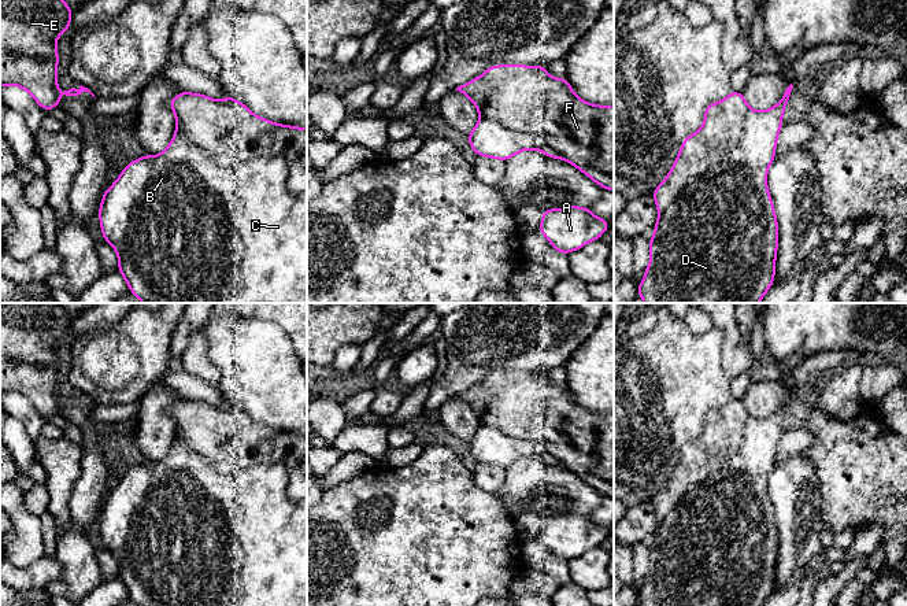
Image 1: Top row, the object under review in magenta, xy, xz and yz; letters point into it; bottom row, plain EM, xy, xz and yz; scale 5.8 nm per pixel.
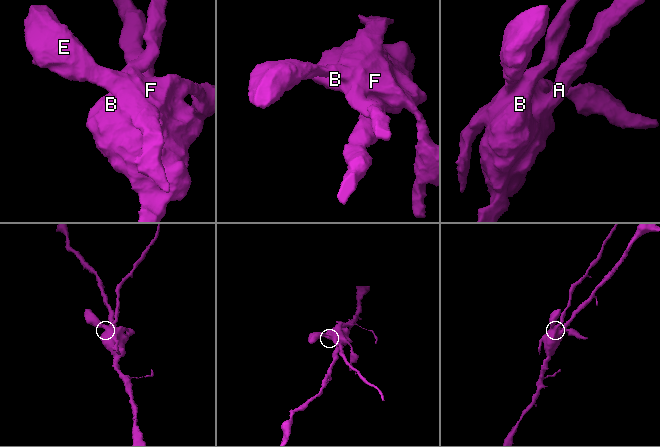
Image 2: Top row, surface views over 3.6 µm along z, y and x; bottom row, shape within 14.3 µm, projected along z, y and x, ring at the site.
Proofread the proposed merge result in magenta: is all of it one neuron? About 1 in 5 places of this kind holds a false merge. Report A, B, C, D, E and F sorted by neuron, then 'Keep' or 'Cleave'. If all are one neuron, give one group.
Groups: A B C D / E F. Cleave

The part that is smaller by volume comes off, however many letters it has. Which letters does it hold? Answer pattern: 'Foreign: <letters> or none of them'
Foreign: E, F

